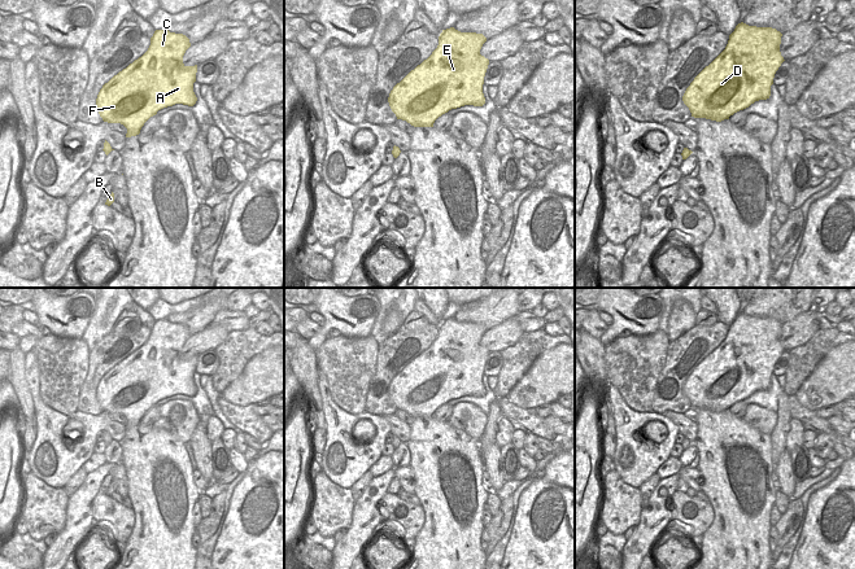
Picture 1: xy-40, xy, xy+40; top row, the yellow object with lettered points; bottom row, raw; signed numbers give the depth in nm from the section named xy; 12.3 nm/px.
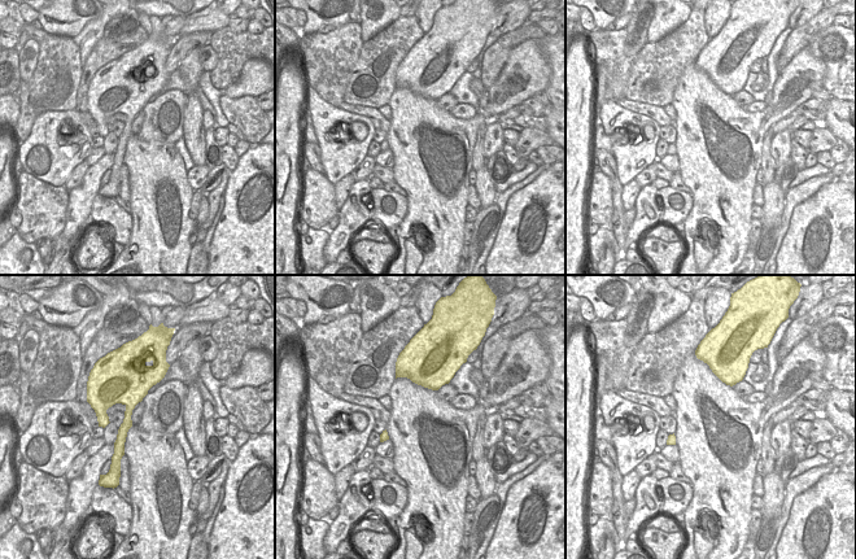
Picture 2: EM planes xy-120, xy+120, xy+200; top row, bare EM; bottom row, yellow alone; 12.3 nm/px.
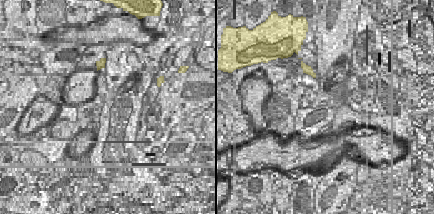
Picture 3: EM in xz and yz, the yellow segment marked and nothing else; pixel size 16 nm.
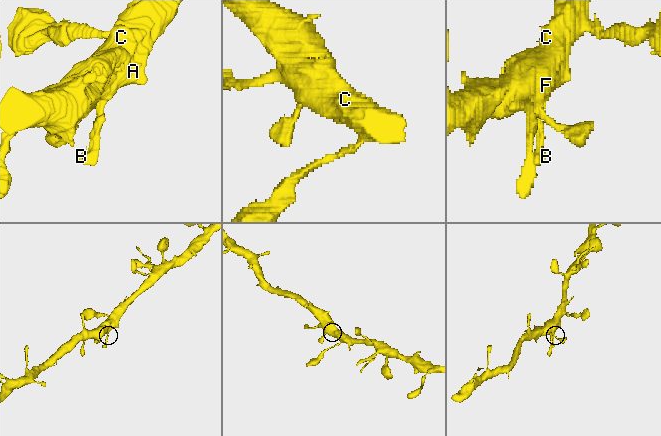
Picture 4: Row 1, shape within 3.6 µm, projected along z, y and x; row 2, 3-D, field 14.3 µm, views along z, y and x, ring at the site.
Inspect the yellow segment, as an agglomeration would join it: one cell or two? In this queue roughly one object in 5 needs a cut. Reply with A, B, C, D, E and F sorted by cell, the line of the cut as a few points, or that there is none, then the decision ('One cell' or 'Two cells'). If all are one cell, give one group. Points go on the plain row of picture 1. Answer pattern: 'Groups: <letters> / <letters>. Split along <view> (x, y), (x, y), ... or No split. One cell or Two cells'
Groups: A B C D E F. No split. One cell.

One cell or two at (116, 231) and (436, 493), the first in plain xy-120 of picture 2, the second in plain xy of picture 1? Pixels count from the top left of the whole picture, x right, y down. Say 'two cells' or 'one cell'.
two cells

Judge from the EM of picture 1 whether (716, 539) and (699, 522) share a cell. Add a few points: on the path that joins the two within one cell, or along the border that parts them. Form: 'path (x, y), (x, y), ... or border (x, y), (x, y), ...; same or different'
border (709, 500), (714, 520), (702, 535); different

